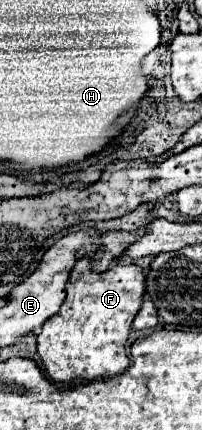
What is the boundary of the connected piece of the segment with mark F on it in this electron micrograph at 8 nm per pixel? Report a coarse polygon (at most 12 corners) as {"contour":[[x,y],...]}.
{"contour":[[78,260],[38,354],[60,384],[122,374],[140,266]]}

